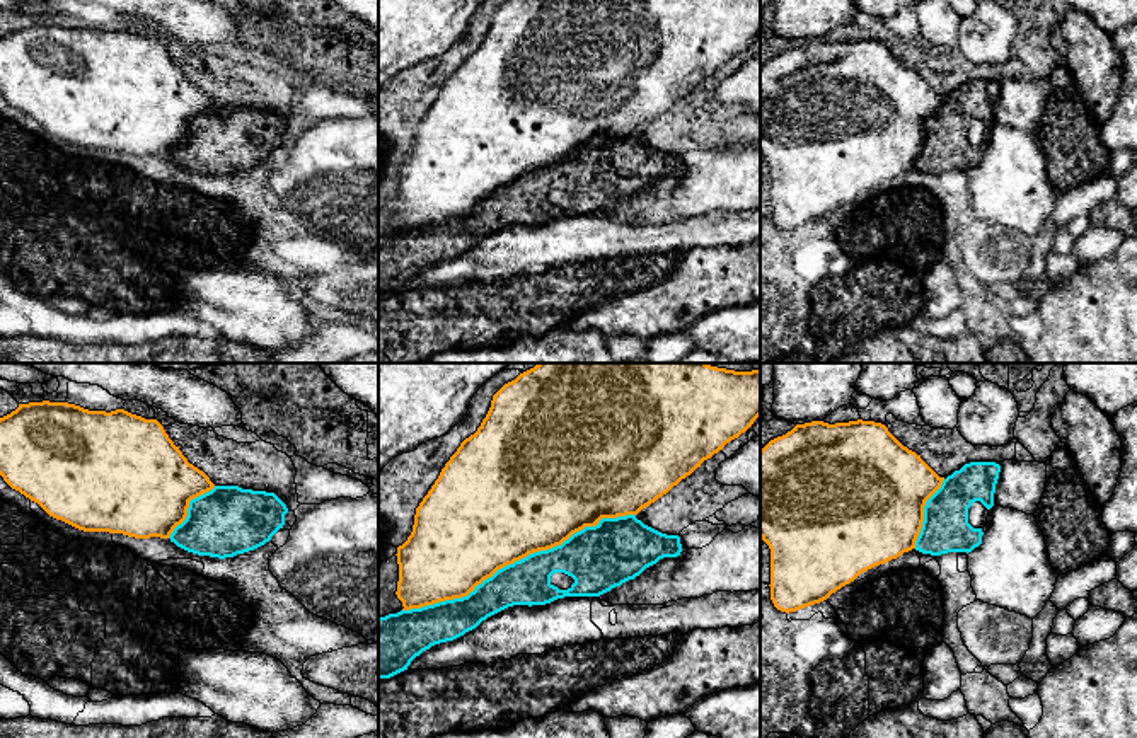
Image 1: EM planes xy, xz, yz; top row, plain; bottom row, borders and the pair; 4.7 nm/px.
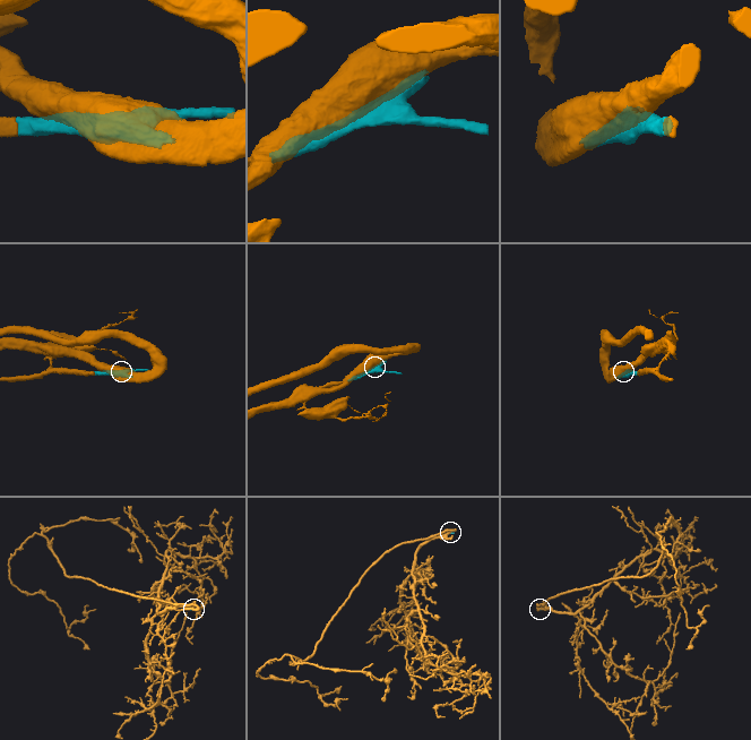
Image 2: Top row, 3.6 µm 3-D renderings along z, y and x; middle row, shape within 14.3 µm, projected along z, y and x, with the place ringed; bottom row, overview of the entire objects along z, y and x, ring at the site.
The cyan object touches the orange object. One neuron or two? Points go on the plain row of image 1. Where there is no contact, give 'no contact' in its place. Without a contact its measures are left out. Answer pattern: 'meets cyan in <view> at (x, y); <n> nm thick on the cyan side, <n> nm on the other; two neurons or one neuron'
meets cyan in xz at (520, 178); 220 nm thick on the cyan side, 500 nm on the other; one neuron

